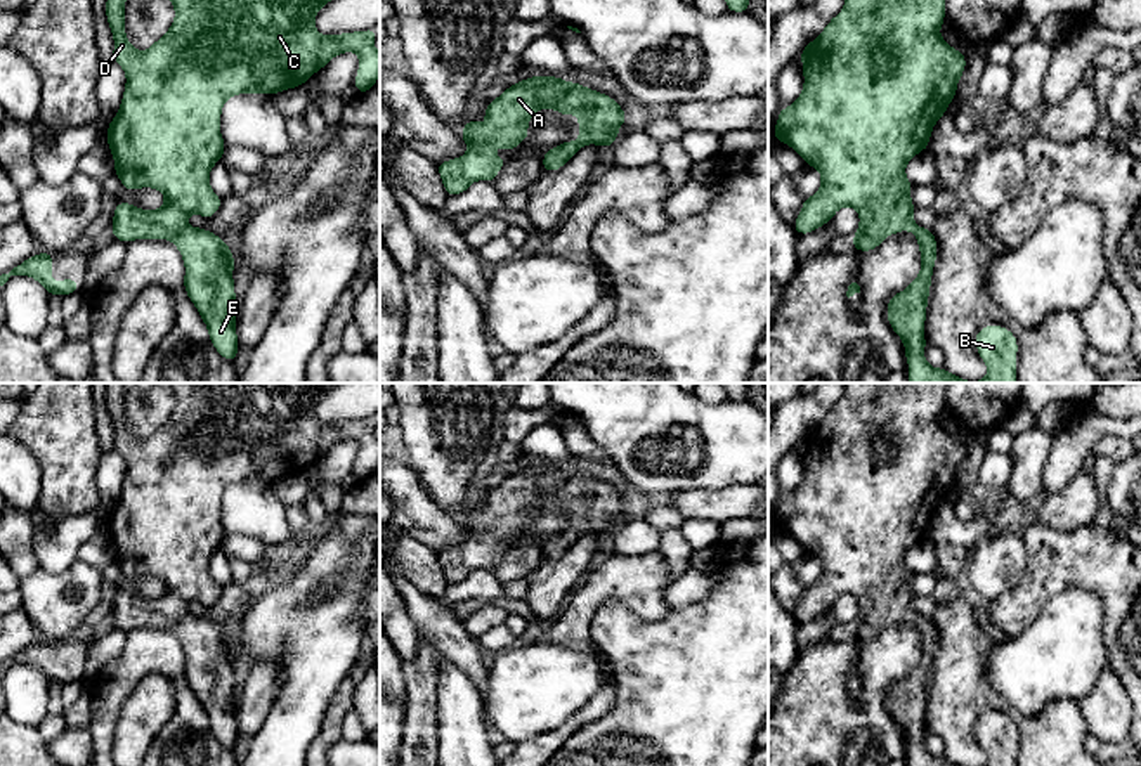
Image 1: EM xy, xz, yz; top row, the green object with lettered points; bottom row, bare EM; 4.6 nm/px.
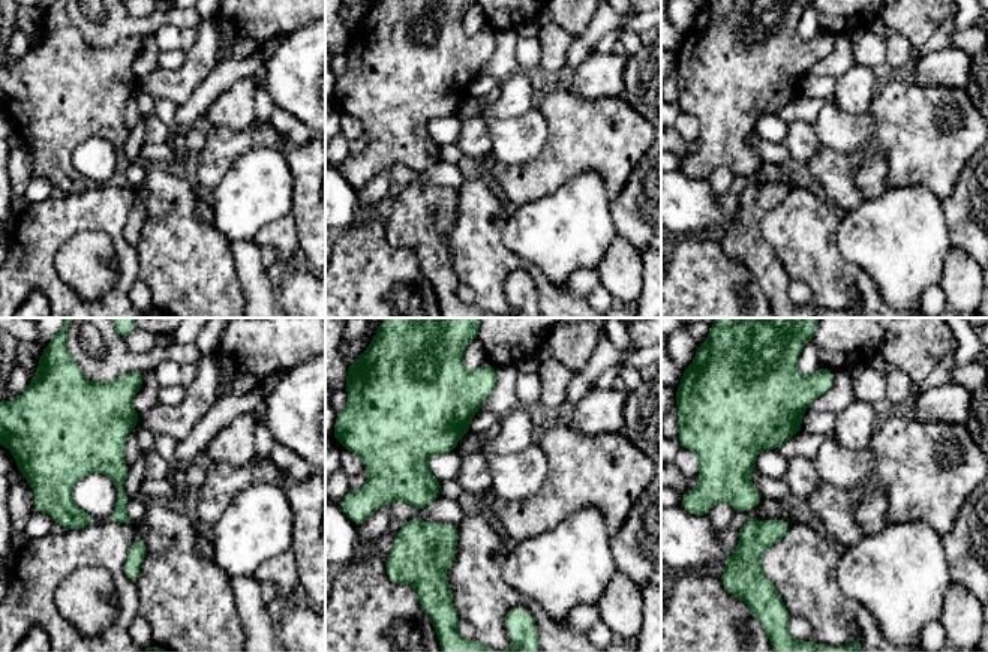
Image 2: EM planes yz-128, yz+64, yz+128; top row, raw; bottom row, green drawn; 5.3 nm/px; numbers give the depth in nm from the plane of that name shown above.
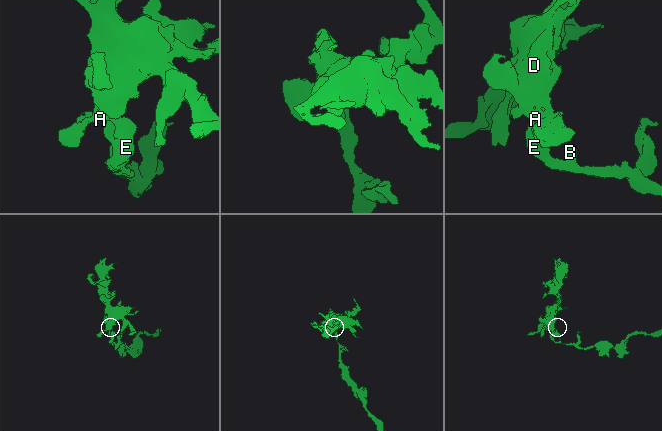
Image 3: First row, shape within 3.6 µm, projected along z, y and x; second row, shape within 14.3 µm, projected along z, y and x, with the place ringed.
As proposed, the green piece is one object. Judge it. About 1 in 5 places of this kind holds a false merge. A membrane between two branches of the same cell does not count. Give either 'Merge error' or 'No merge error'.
No merge error

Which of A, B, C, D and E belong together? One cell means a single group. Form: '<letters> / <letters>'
A B C D E

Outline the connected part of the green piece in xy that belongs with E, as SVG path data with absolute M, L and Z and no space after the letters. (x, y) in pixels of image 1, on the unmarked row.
M108 383L106 406L113 421L113 447L127 463L120 497L108 513L106 530L114 548L114 562L127 579L153 575L163 581L165 593L142 598L128 589L116 591L113 624L118 629L168 627L182 643L184 676L198 697L215 738L234 750L239 735L234 700L232 638L213 620L189 615L192 601L213 605L220 593L208 570L220 549L225 530L220 522L220 501L225 489L239 482L267 482L302 475L335 444L359 442L355 477L369 480L380 464L380 440L373 430L375 416L324 425L314 414L317 400L336 383L165 383L175 407L170 418L147 438L132 435L125 421L125 388L128 383Z

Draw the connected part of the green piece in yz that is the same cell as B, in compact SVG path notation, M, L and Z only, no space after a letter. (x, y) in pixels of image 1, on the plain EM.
M981 716L975 724L975 735L988 756L985 766L1016 766L1018 730L1007 716Z

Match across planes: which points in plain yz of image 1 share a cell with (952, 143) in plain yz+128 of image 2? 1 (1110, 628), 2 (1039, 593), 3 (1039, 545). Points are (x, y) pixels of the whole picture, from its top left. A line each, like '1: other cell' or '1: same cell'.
1: same cell
2: same cell
3: same cell

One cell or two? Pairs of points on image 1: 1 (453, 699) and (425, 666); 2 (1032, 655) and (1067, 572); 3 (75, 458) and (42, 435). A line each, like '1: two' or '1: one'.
1: two
2: two
3: one

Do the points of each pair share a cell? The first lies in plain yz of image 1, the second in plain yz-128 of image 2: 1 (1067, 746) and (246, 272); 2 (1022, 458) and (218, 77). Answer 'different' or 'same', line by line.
1: different
2: different

